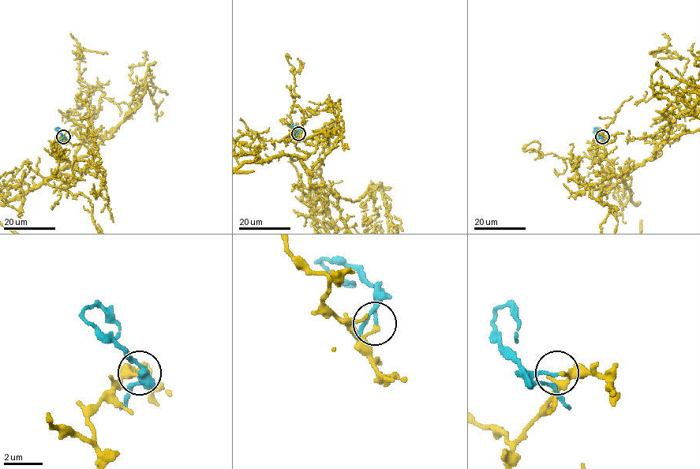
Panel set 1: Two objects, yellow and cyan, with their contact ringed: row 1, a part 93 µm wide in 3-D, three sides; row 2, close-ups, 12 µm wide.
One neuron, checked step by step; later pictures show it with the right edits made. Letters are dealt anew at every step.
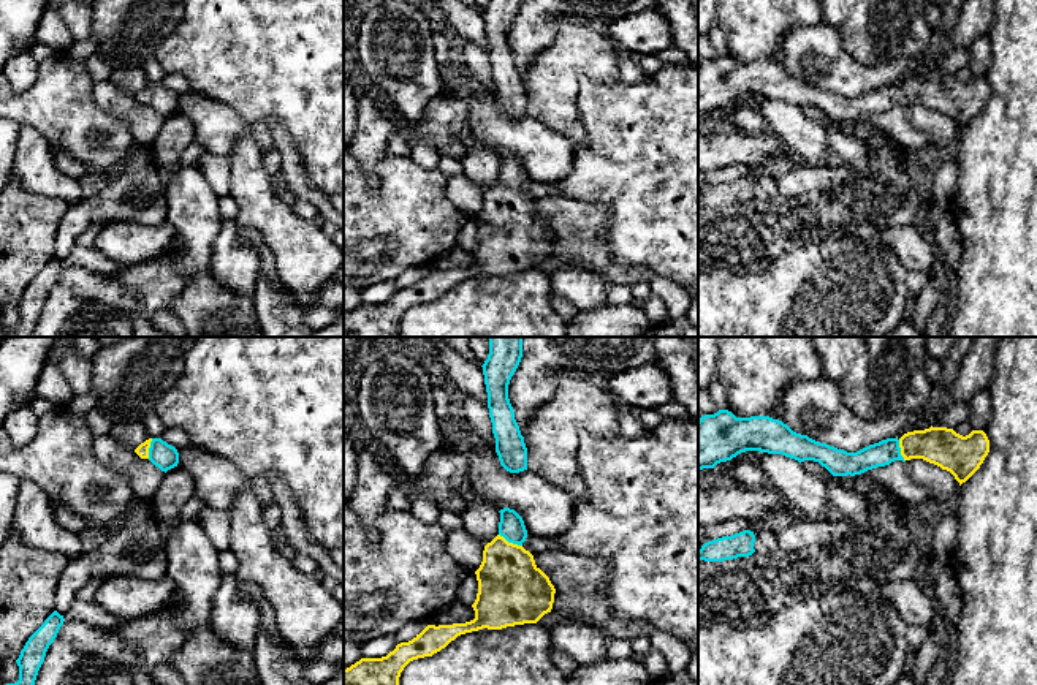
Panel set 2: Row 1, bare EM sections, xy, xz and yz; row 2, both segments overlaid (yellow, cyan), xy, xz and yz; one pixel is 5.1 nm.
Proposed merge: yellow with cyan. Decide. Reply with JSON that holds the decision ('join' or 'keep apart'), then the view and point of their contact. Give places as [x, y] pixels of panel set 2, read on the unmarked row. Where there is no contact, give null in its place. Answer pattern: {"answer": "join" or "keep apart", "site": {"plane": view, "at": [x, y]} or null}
{"answer": "join", "site": {"plane": "xz", "at": [510, 189]}}

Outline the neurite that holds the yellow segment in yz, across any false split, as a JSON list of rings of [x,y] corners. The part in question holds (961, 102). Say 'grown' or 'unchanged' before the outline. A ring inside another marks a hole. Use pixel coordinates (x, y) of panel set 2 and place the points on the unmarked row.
grown; [[[719,55],[698,65],[698,115],[714,114],[746,97],[782,100],[800,109],[814,106],[833,122],[855,122],[895,106],[923,104],[950,117],[961,131],[983,109],[990,85],[983,76],[963,82],[953,74],[931,71],[847,98],[796,79],[769,62],[736,63]]]

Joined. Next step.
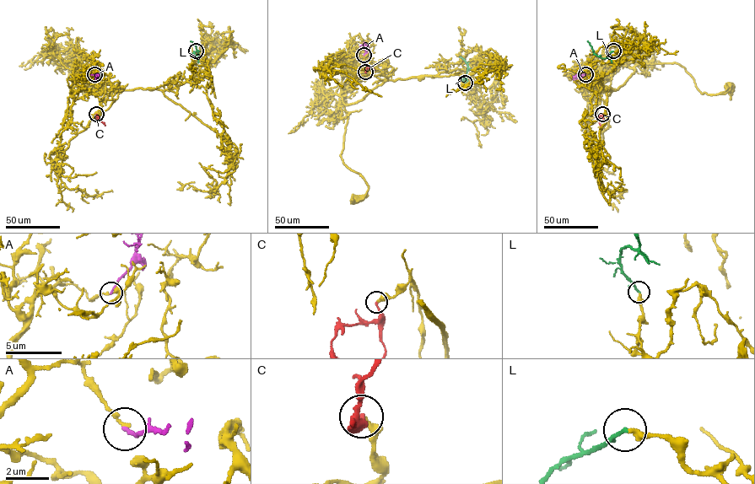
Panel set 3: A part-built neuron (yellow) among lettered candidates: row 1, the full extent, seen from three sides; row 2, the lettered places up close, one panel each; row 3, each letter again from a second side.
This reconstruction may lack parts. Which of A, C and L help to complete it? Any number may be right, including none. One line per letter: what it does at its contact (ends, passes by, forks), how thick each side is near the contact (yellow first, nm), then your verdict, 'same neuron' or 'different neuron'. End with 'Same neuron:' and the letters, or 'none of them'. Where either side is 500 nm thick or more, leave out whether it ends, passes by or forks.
A: it ends; calibres 160 and 190 nm; different neuron
C: it ends; calibres 280 and 180 nm; same neuron
L: it ends; calibres 320 and 190 nm; different neuron
Same neuron: C

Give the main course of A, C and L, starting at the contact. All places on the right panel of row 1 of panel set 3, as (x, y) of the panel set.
A: (585, 74), (574, 76), (576, 74)
C: (602, 114), (598, 118), (600, 126)
L: (613, 51), (602, 58), (595, 54), (587, 40)

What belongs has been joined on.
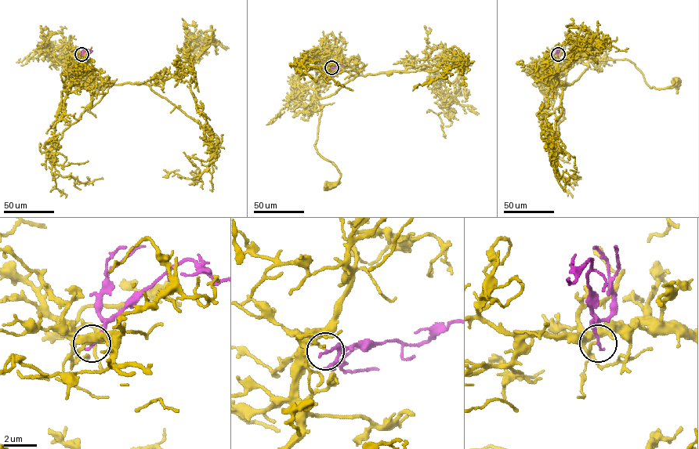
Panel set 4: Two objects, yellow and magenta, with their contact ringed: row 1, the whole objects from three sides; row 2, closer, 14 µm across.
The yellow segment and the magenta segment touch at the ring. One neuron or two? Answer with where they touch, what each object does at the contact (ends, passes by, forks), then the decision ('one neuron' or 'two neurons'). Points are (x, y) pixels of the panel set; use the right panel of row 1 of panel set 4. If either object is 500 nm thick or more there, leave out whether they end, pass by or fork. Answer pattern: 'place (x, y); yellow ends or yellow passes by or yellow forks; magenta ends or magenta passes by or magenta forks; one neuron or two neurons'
place (558, 54); yellow ends; magenta ends; one neuron

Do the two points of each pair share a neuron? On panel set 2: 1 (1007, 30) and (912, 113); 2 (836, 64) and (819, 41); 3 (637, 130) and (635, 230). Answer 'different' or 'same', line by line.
1: different
2: same
3: same

